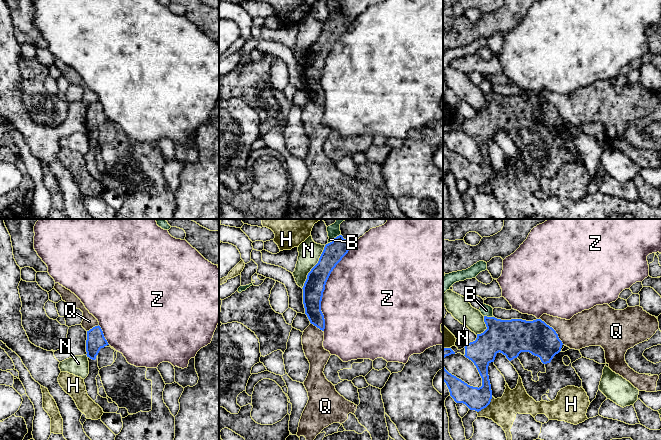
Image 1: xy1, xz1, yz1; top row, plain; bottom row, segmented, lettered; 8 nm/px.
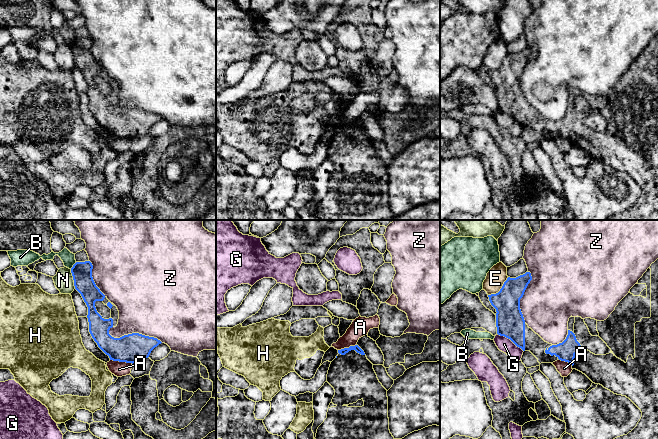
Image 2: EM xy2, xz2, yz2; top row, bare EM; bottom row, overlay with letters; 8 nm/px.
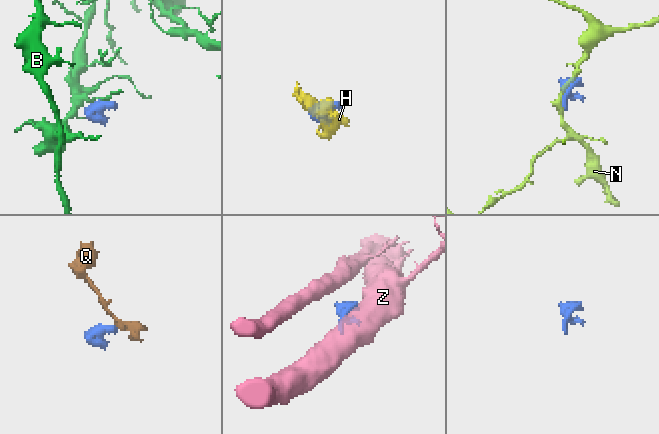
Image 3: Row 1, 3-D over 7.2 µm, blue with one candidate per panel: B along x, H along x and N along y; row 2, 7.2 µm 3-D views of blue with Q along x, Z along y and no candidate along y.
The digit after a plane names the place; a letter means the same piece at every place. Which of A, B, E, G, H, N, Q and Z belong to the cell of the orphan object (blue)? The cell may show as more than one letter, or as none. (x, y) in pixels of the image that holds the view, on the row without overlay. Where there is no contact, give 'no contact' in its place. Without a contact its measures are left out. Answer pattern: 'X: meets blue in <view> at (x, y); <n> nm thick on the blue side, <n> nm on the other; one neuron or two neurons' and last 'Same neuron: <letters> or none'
A: meets blue in xy2 at (121, 137); 220 nm thick on the blue side, 120 nm on the other; two neurons
B: meets blue in xz1 at (334, 14); 170 nm thick on the blue side, 100 nm on the other; two neurons
E: meets blue in yz2 at (500, 65); 220 nm thick on the blue side, 150 nm on the other; two neurons
G: meets blue in yz2 at (510, 115); 240 nm thick on the blue side, 120 nm on the other; two neurons
H: meets blue in yz1 at (486, 182); 180 nm thick on the blue side, 220 nm on the other; two neurons
N: meets blue in xz1 at (313, 43); 170 nm thick on the blue side, 180 nm on the other; two neurons
Q: meets blue in yz1 at (554, 106); 280 nm thick on the blue side, 280 nm on the other; two neurons
Z: meets blue in xz1 at (324, 63); 170 nm thick on the blue side, 480 nm on the other; two neurons
Same neuron: none

